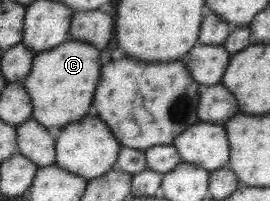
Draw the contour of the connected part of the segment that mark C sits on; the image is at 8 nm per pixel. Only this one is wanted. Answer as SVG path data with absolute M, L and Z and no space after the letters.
M66 41L53 49L36 54L31 71L22 83L31 98L31 119L47 129L64 128L91 113L93 93L101 77L99 57L99 49L81 41Z

